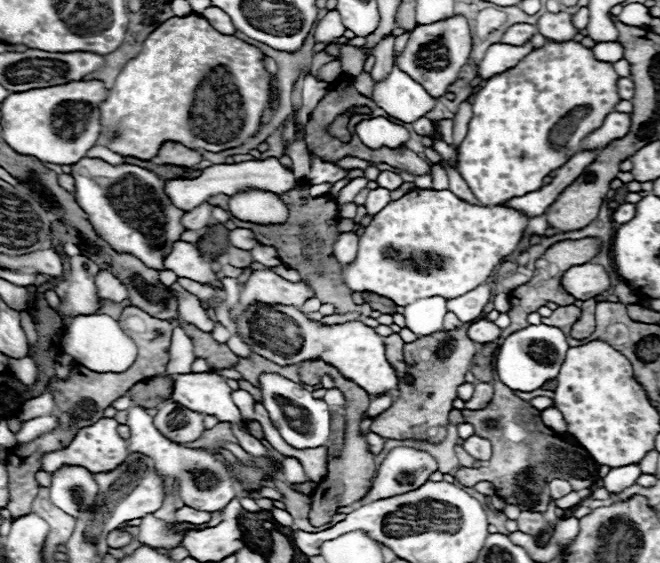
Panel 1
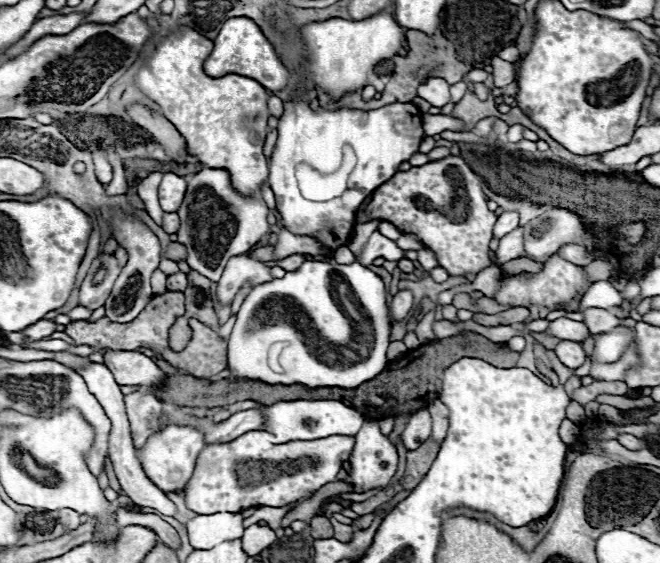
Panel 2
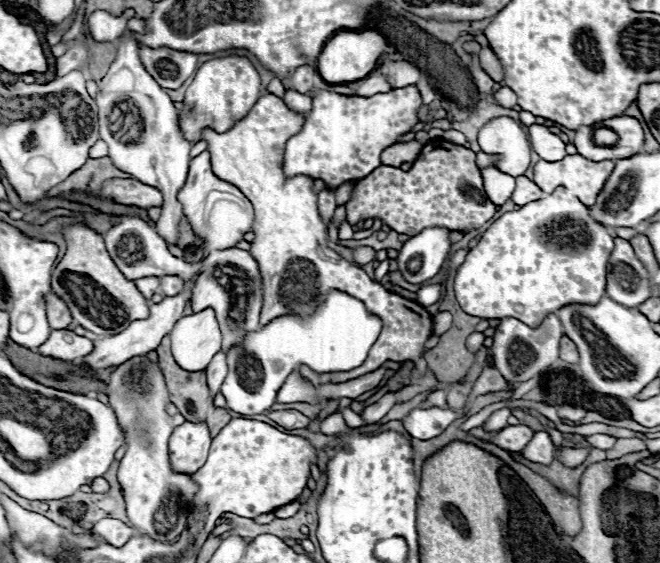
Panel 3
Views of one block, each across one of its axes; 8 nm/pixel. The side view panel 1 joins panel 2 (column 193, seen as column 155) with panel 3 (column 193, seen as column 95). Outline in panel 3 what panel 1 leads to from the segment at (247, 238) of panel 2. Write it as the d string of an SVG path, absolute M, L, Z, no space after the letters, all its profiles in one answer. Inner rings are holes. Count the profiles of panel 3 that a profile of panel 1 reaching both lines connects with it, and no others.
M204 150L202 154L190 160L188 178L186 178L186 184L178 192L178 200L184 206L184 214L190 220L194 232L204 240L206 254L210 254L212 250L232 248L250 230L254 220L254 210L248 198L236 186L228 184L226 180L218 178L212 172L208 150Z

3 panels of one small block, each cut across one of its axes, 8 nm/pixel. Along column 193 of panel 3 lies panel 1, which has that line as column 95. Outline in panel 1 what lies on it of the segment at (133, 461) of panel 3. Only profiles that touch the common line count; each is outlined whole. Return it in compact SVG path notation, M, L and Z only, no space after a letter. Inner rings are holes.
M62 466L52 474L52 484L48 490L52 504L76 518L82 510L86 510L86 506L94 504L98 484L86 468Z

